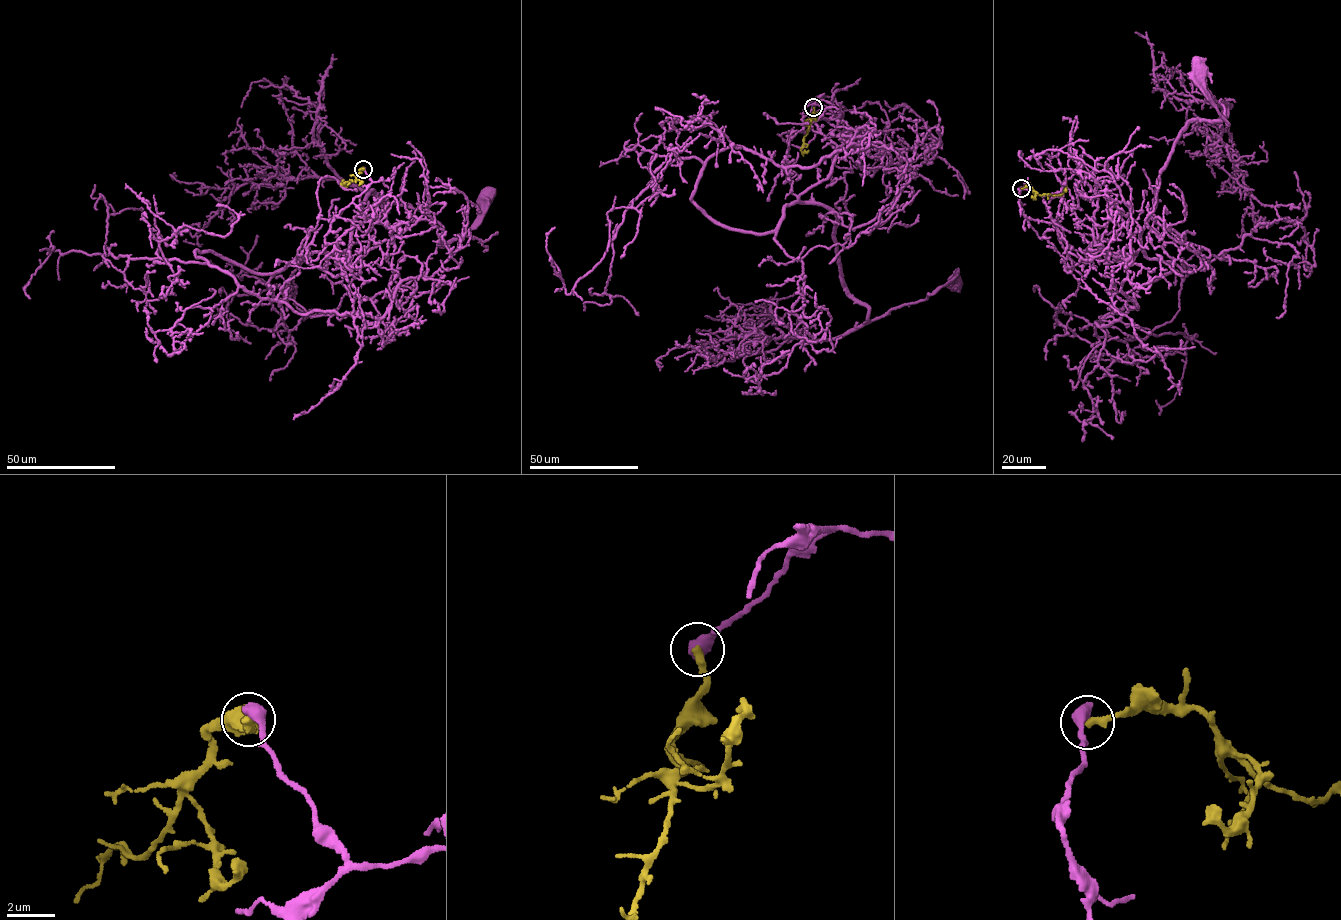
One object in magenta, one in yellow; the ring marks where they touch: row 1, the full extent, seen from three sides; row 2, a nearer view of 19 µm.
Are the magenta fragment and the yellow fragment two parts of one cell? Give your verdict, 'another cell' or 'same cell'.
another cell

